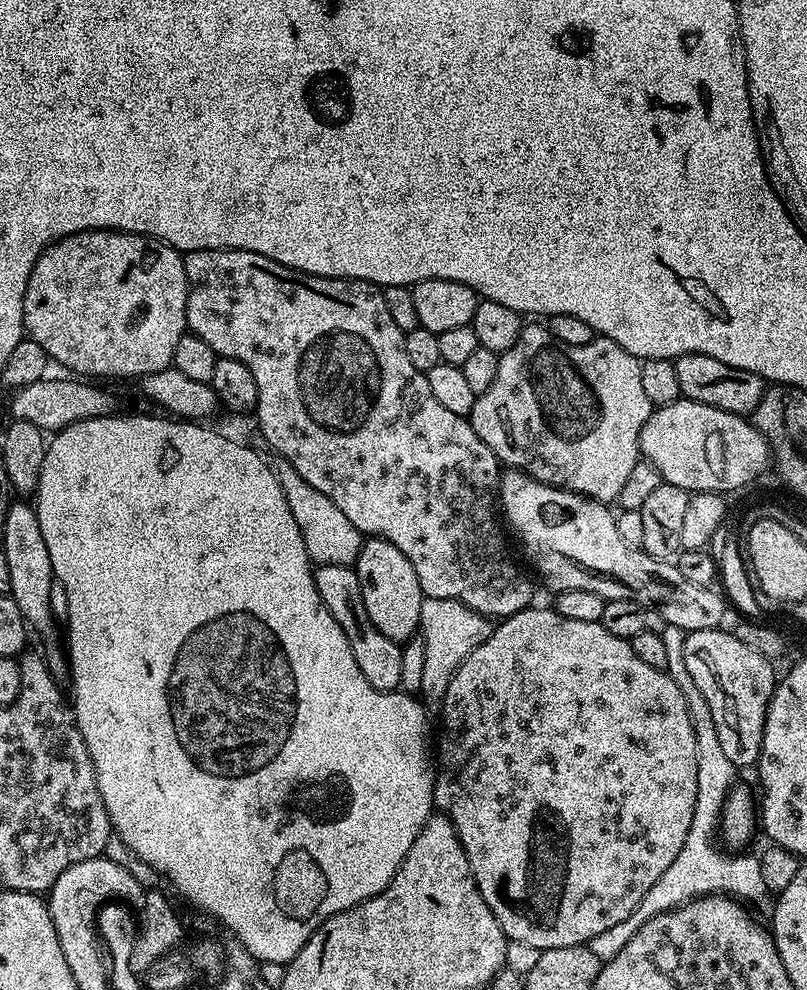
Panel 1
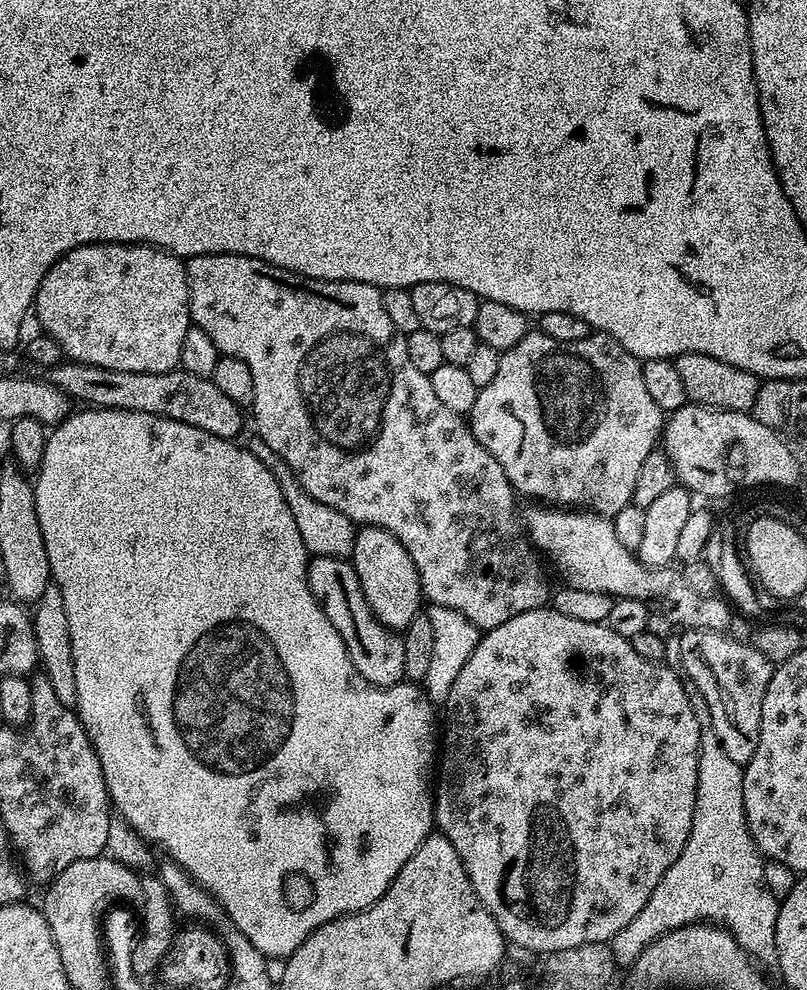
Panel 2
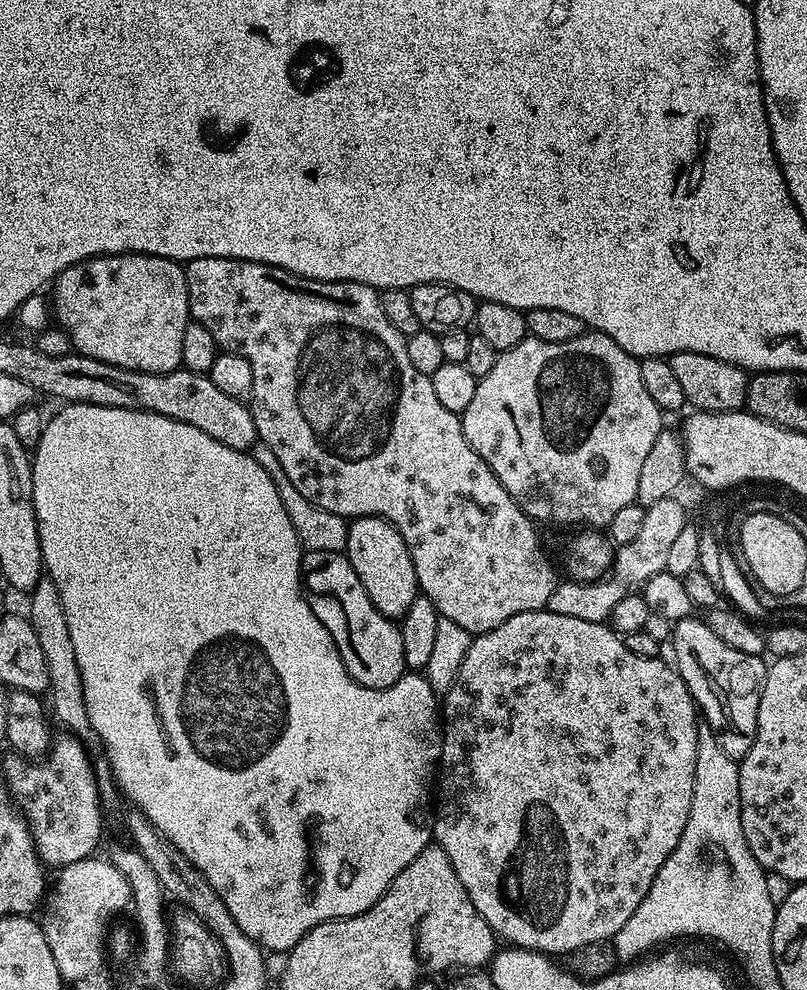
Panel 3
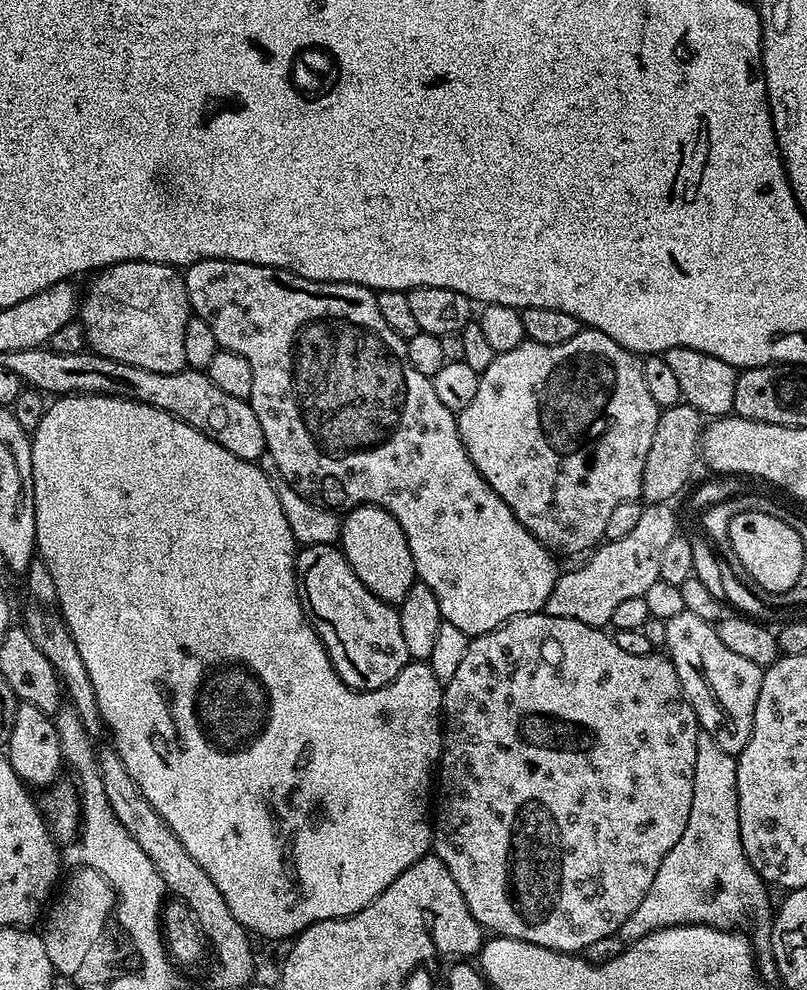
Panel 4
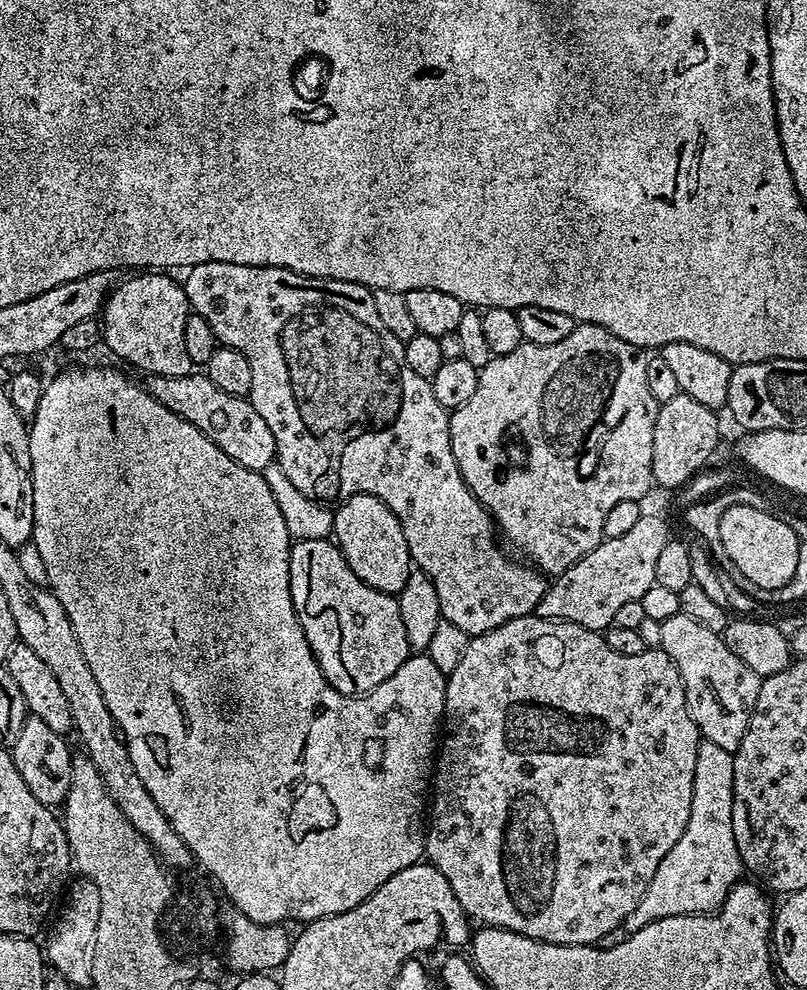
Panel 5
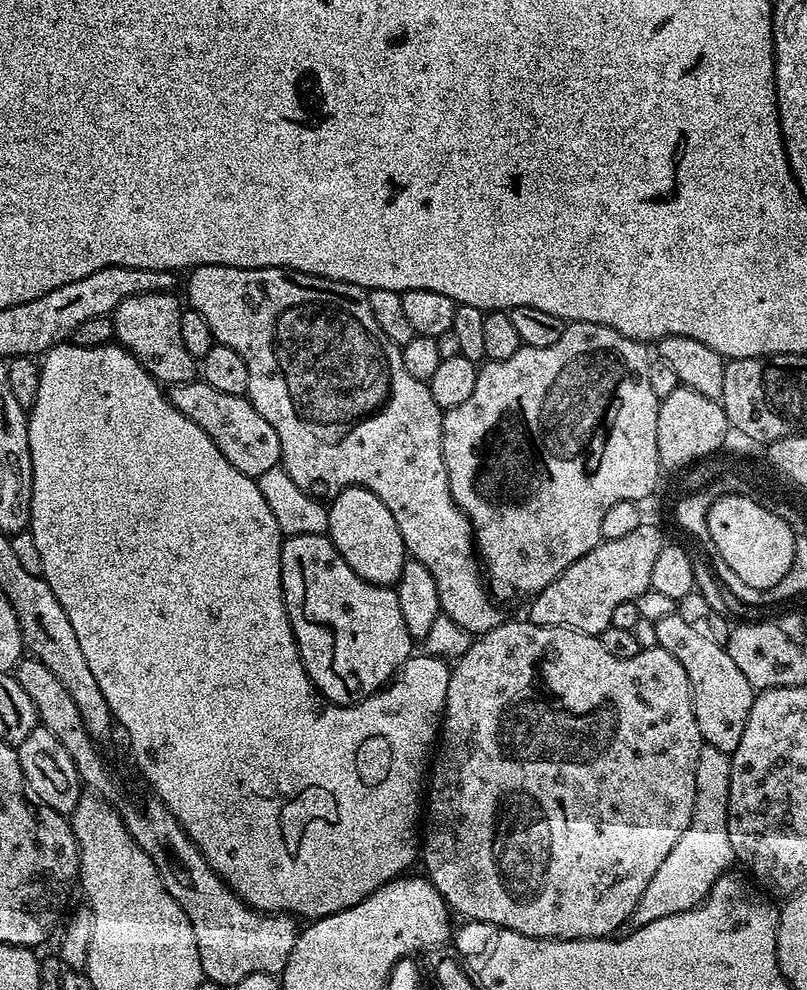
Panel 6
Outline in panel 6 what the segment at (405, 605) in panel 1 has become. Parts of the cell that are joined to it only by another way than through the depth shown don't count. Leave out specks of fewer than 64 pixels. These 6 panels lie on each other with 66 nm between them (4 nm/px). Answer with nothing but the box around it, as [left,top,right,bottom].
[326,486,406,586]

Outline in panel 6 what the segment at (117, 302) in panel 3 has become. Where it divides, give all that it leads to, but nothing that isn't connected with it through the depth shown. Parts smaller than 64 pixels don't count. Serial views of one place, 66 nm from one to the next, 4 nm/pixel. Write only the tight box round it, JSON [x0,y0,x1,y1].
[111,290,198,386]

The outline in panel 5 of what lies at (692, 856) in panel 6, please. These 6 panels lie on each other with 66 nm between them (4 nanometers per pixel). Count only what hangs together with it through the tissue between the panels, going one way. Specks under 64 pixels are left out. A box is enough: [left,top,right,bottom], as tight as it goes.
[623,740,745,933]

